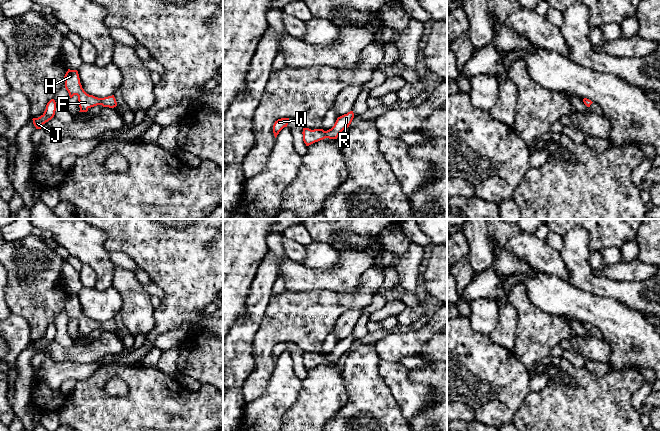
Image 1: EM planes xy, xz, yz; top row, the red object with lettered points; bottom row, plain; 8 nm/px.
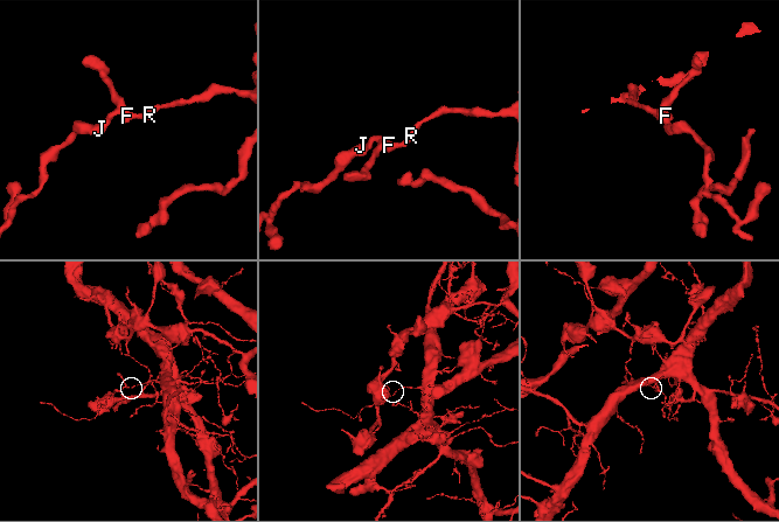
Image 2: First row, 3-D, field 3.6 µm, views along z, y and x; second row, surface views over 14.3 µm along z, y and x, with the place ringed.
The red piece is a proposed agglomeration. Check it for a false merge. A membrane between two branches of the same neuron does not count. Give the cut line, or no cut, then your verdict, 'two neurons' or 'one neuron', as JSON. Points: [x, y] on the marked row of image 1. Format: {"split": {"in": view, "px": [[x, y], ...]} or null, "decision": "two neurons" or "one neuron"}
{"split": null, "decision": "one neuron"}

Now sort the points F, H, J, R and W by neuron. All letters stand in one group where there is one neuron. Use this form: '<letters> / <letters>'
F H J R W

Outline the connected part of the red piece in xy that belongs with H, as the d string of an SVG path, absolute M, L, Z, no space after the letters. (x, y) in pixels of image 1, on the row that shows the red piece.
M70 70L64 76L65 88L69 93L70 98L74 95L78 96L79 112L87 112L89 108L102 105L103 107L114 108L117 106L114 95L98 98L93 95L87 94L80 83L80 78L77 70Z

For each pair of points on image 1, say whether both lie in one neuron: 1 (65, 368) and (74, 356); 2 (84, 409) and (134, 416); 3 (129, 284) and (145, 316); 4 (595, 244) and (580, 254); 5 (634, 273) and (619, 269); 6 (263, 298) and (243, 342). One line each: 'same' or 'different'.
1: different
2: same
3: same
4: different
5: same
6: same

